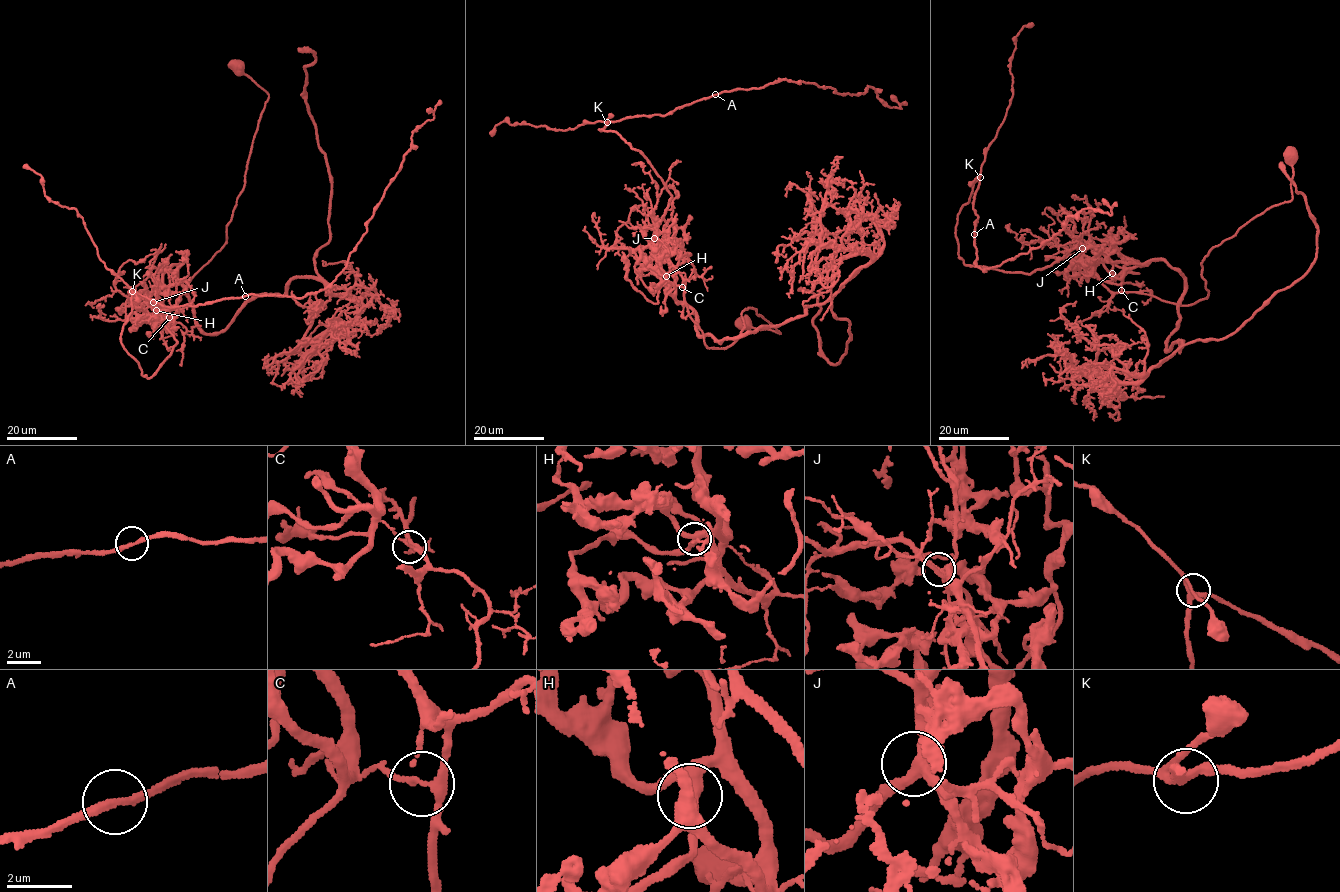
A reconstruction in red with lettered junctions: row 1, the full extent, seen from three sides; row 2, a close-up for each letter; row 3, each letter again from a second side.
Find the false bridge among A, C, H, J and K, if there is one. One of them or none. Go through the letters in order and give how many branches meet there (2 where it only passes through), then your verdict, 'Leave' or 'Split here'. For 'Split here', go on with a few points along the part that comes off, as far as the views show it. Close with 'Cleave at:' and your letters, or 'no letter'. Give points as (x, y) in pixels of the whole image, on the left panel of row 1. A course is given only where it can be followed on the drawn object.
A: Branches: 2. Leave
C: Branches: 3. Split here. Course of the part to remove: (169, 317), (156, 302), (177, 343), (147, 378), (122, 344), (133, 293), (172, 307), (331, 285), (440, 100)
H: Branches: 3. Leave
J: Branches: 3. Leave
K: Branches: 4. Leave
Cleave at: C

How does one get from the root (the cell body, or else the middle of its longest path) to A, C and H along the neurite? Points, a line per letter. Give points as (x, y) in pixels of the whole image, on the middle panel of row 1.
A: (747, 323), (780, 333), (749, 307), (737, 340), (705, 344), (656, 241), (671, 194), (599, 129), (716, 94)
C: (747, 323), (780, 333), (749, 307), (742, 312), (745, 327), (737, 340), (723, 348), (707, 347), (682, 287)
H: (747, 323), (780, 333), (749, 307), (737, 340), (707, 347), (684, 288), (666, 276)

